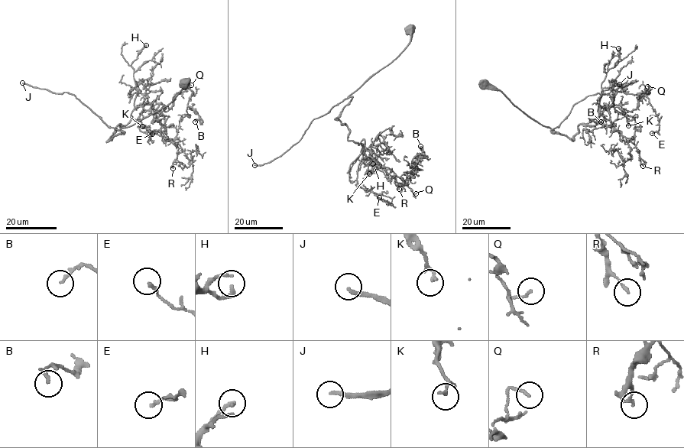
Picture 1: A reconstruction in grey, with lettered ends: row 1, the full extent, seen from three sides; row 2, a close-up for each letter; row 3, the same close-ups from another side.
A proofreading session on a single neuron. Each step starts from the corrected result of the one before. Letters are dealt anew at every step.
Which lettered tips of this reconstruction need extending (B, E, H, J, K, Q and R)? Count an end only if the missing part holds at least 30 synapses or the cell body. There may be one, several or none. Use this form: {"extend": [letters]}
{"extend": ["H", "J"]}

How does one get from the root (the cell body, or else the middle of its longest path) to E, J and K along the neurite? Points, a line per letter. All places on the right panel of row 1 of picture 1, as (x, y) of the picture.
E: (485, 84), (572, 139), (579, 124), (596, 124), (603, 88), (644, 93), (658, 118), (652, 133)
J: (485, 84), (497, 89), (526, 115), (552, 129), (568, 116), (575, 105), (589, 95), (608, 93), (619, 84)
K: (485, 84), (551, 131), (572, 139), (579, 124), (594, 125), (598, 108), (611, 105), (625, 116), (628, 125)

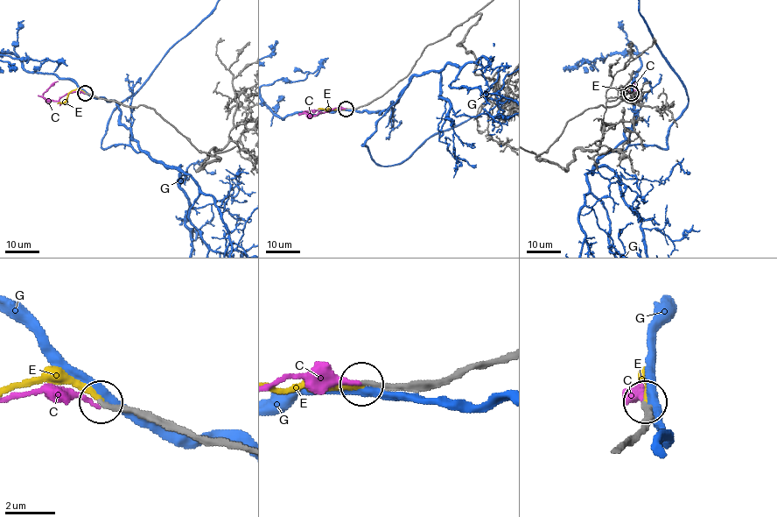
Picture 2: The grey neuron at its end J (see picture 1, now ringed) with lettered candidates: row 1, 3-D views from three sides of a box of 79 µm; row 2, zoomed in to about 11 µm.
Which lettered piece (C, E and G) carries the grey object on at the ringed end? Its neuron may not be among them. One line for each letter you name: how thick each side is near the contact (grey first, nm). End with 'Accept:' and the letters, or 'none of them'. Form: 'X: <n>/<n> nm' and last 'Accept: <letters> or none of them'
E: 200/220 nm
Accept: E

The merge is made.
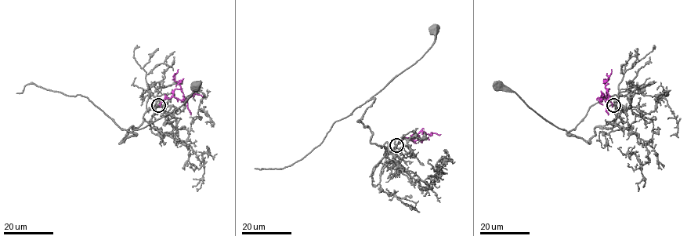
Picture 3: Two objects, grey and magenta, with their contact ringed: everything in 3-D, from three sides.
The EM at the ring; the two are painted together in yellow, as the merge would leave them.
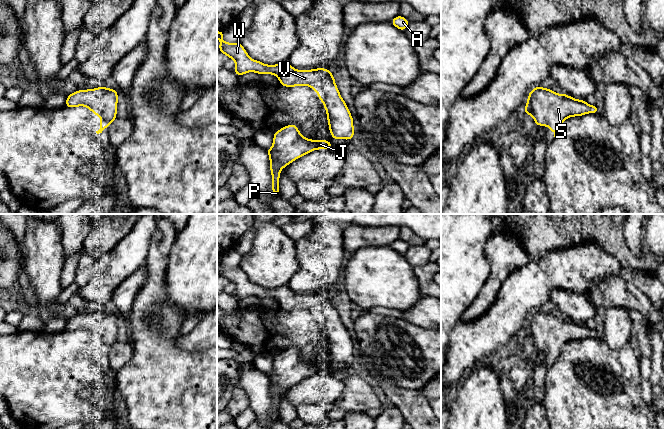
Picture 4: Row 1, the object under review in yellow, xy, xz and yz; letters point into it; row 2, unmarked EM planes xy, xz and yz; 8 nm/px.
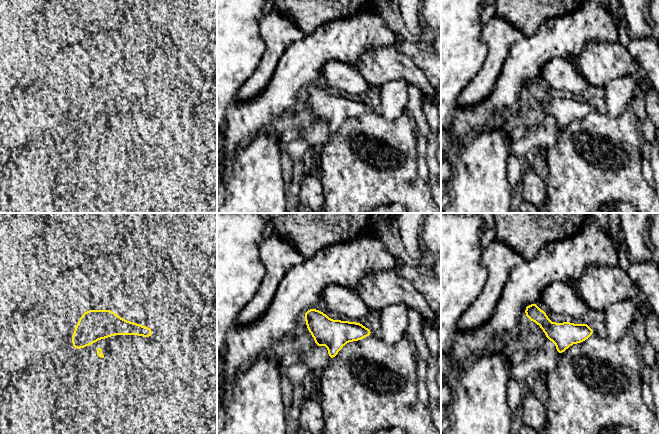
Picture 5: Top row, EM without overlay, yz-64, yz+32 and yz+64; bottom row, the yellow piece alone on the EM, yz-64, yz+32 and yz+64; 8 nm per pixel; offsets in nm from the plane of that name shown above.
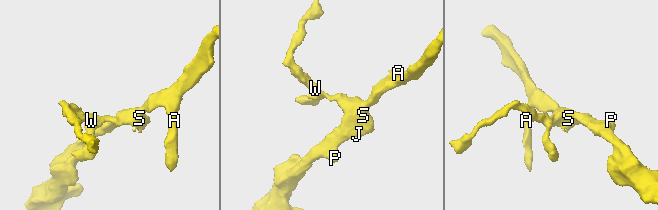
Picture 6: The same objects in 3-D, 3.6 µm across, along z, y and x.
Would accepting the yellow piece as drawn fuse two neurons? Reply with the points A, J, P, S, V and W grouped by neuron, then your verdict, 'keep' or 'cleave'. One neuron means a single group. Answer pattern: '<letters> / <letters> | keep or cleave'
A J P S V W | keep

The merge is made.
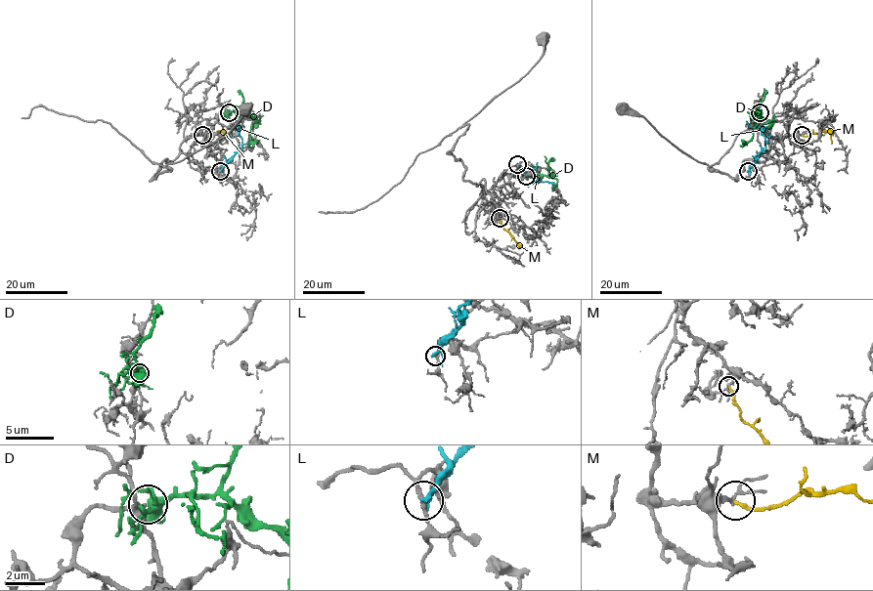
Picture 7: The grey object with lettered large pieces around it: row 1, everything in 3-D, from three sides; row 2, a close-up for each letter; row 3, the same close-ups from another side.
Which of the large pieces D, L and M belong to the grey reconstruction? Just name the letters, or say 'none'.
M

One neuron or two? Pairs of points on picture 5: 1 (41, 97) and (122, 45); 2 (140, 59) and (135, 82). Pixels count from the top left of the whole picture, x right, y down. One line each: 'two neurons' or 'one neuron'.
1: one neuron
2: two neurons

